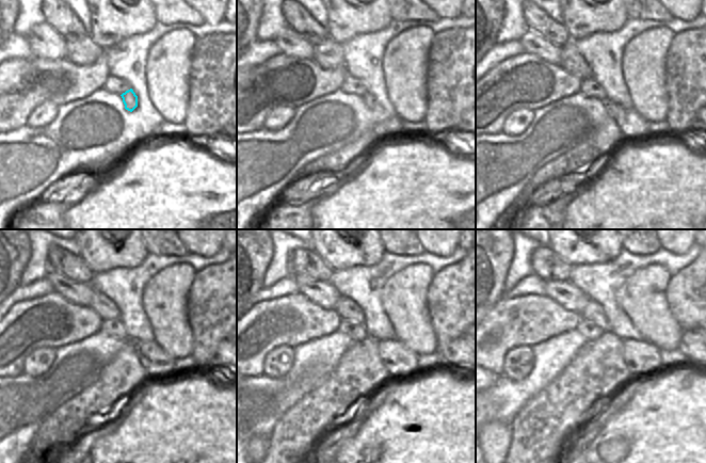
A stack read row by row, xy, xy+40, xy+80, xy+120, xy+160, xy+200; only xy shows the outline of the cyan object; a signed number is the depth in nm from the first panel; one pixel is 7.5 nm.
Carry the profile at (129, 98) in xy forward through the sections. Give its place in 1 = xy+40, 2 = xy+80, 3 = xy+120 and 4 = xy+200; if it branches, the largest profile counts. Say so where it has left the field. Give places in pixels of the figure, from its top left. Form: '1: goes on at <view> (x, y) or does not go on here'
1: goes on at xy+40 (370, 101)
2: goes on at xy+80 (630, 123)
3: goes on at xy+120 (156, 362)
4: goes on at xy+200 (641, 357)

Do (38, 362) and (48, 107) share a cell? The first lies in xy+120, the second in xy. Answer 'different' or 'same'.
same

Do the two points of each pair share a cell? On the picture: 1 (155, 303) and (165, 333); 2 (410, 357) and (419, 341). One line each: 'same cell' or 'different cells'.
1: same cell
2: different cells

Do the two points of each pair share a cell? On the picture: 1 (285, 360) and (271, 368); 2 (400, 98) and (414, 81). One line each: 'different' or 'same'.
1: same
2: same

